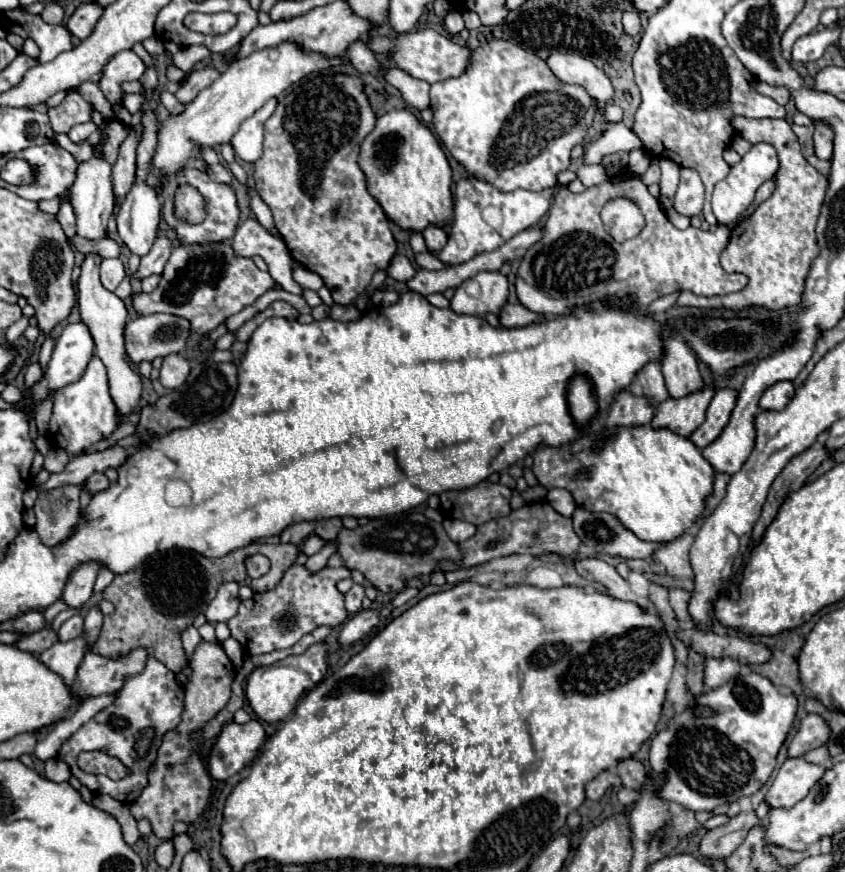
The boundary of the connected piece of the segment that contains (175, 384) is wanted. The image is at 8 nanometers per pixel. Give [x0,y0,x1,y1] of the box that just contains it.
[161,354,189,390]

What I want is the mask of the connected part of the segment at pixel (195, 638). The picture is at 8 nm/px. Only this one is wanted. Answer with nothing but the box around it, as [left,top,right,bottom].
[181,626,201,650]

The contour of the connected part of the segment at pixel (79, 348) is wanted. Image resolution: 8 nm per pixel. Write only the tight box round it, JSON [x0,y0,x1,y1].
[31,322,93,408]

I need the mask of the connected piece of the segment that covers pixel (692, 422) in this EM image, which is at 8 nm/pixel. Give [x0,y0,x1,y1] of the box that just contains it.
[651,388,715,438]

